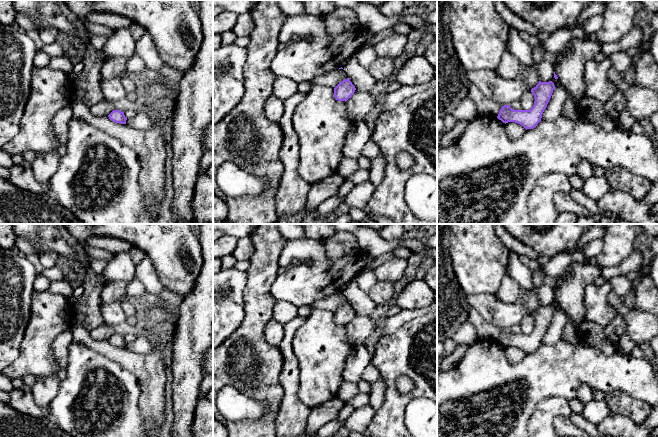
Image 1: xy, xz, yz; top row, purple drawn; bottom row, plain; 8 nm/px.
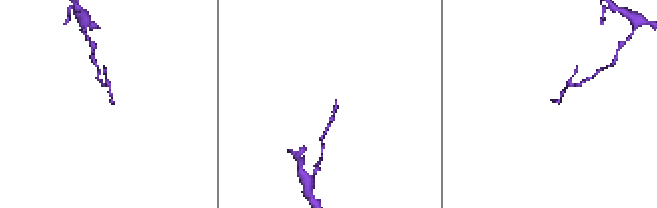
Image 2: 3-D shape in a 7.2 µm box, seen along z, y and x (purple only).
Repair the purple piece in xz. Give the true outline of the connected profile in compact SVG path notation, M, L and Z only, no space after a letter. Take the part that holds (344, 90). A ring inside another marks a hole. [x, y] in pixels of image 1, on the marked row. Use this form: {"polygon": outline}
{"polygon": "M349 78L340 82L334 88L334 97L338 101L347 101L354 94L356 88Z"}

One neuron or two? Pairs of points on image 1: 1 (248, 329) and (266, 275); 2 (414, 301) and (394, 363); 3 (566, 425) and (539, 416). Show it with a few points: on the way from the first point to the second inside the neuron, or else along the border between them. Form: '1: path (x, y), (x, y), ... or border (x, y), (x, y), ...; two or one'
1: path (257, 316), (258, 288); one
2: border (426, 306), (402, 309); two
3: border (568, 416), (557, 416), (552, 426); two

